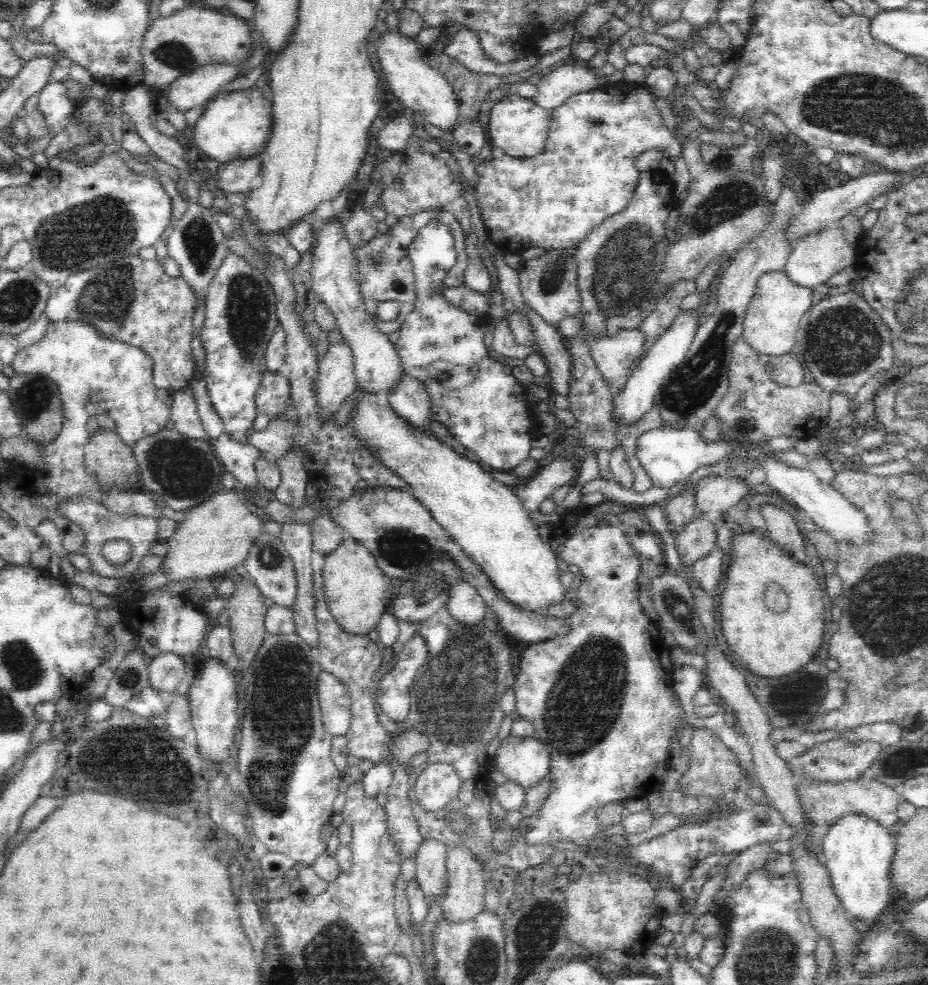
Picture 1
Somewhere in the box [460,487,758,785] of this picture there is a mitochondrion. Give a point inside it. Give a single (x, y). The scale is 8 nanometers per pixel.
(584, 706)

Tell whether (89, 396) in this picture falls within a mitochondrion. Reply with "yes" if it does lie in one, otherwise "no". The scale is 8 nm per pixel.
no

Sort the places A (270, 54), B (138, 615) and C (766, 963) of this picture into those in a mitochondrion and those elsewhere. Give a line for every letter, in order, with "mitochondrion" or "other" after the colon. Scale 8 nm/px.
A: other
B: other
C: mitochondrion

